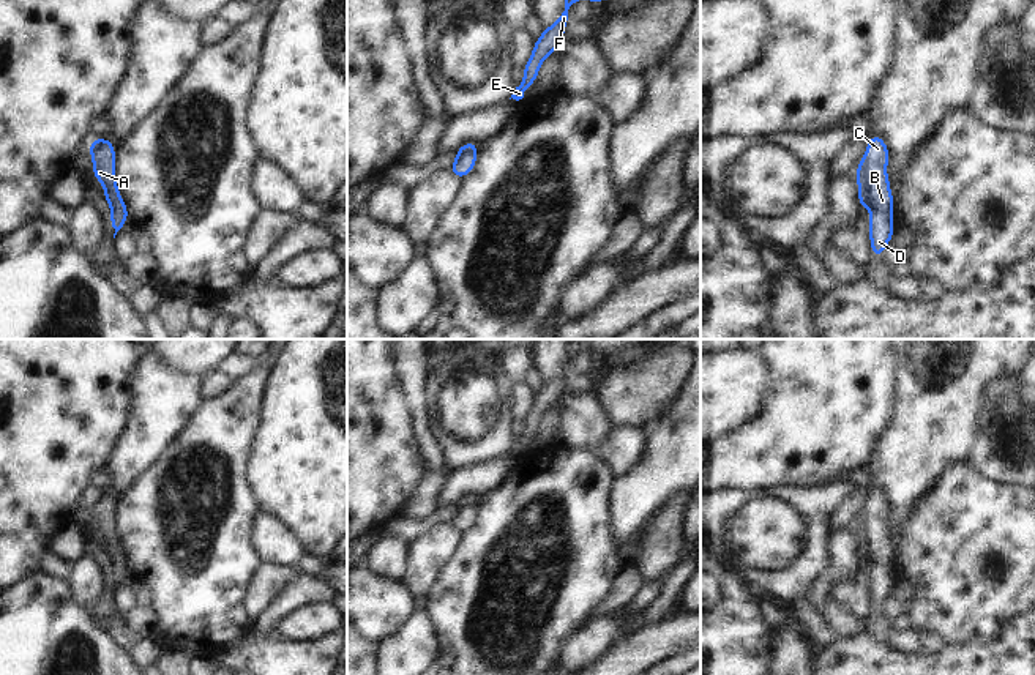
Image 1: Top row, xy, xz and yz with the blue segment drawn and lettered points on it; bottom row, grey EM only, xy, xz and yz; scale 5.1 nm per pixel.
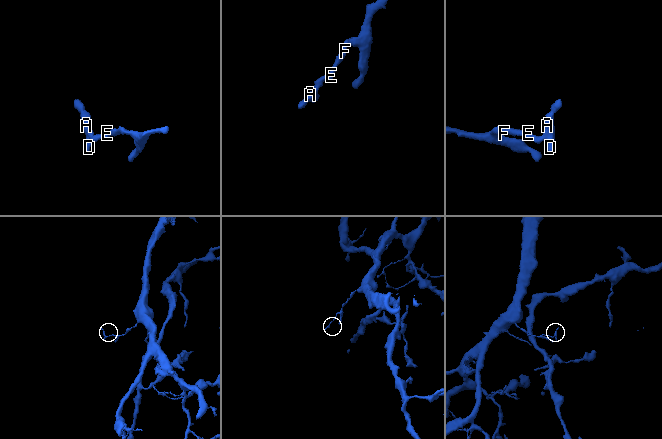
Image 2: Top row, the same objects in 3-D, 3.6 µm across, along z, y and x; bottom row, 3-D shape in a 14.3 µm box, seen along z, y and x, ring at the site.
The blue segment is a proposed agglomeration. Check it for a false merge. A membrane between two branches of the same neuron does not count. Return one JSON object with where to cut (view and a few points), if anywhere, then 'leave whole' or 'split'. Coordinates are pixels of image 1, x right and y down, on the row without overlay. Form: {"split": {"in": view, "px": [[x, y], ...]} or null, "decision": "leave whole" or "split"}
{"split": {"in": "yz", "px": [[859, 519], [865, 529], [868, 557]]}, "decision": "split"}

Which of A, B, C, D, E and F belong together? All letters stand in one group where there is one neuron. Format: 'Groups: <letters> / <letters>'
Groups: A B C D / E F.

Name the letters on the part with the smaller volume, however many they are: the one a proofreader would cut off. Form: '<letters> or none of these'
A, B, C, D

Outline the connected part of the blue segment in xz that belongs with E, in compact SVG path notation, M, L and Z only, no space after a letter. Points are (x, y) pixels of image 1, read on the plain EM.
M568 339L563 350L563 364L557 375L547 380L535 394L533 407L524 420L524 434L518 437L511 451L516 454L522 453L525 443L536 435L543 413L555 405L559 396L565 391L565 377L571 372L570 363L577 352L588 352L596 358L600 353L609 353L625 347L630 341L631 339Z

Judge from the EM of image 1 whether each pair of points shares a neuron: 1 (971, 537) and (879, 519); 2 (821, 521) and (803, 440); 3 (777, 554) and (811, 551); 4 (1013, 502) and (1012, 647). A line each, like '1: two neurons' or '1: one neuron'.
1: two neurons
2: two neurons
3: one neuron
4: two neurons

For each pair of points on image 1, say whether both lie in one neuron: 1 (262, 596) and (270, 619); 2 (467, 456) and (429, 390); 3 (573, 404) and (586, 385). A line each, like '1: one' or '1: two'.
1: two
2: one
3: two

